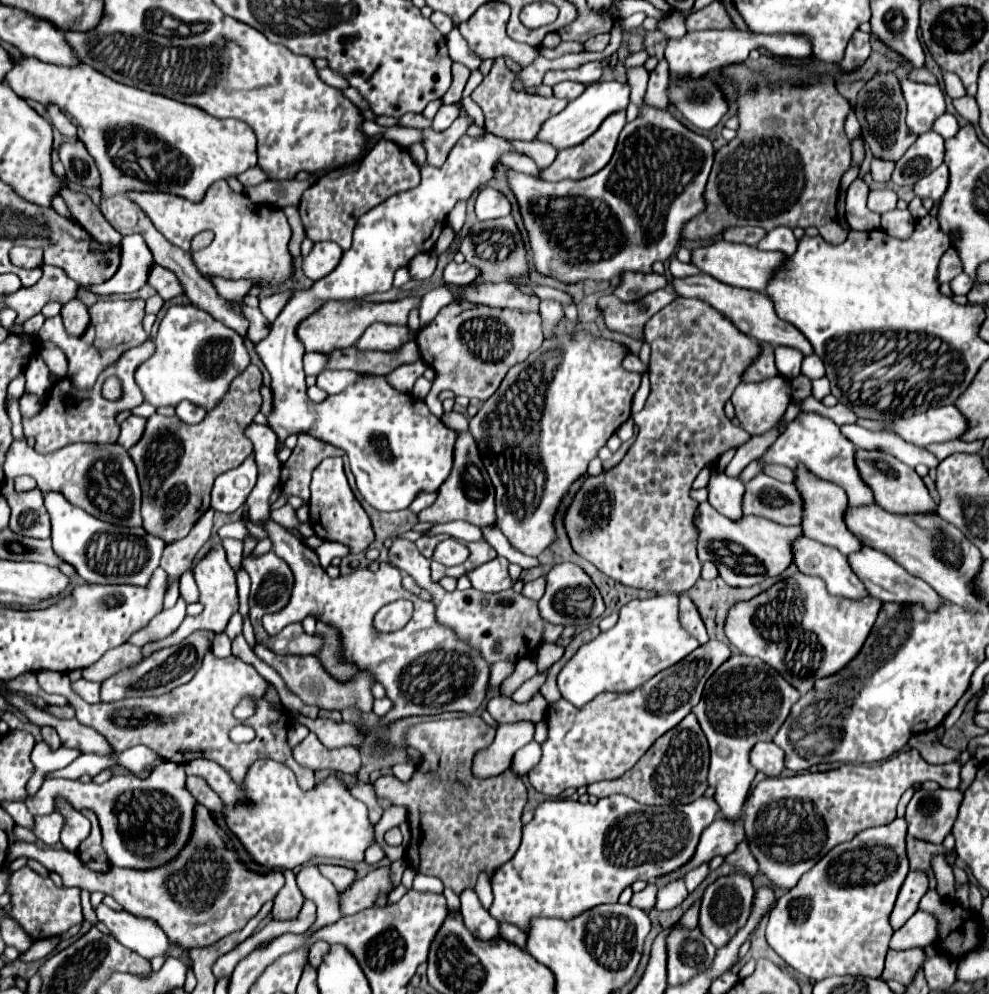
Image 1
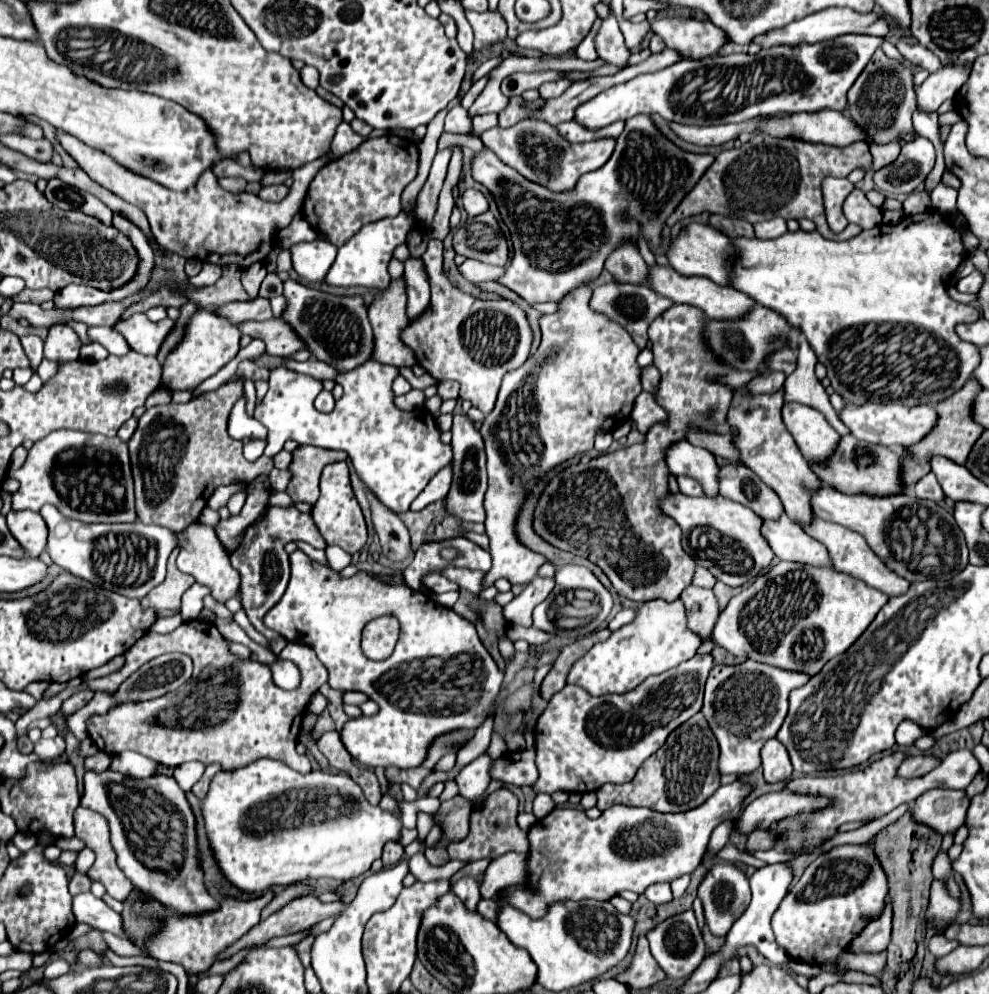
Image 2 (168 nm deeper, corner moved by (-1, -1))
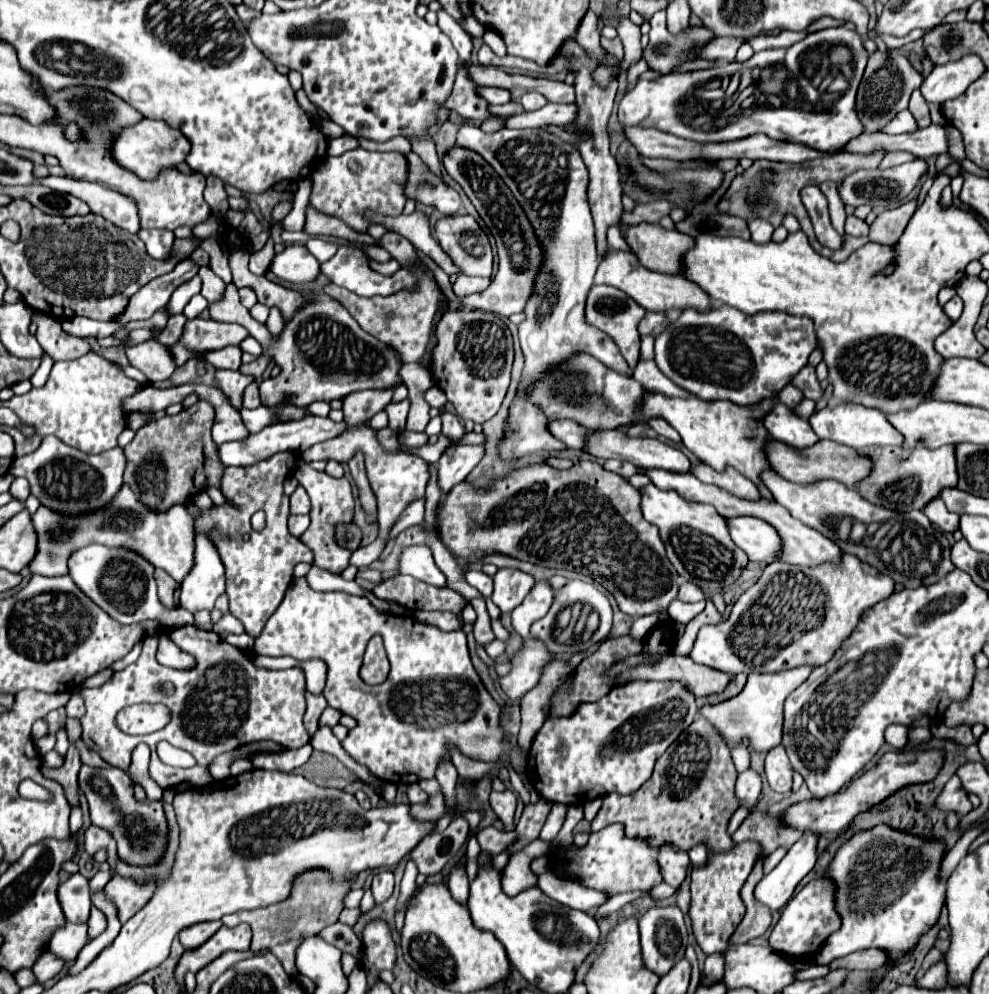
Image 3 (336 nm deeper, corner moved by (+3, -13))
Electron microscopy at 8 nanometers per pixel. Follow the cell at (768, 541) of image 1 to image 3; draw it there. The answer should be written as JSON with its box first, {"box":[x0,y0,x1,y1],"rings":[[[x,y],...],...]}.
{"box":[639,484,749,588],"rings":[[[653,484],[639,488],[643,518],[659,528],[659,536],[667,548],[667,558],[675,566],[677,574],[701,588],[727,588],[731,586],[747,566],[749,558],[733,546],[729,530],[725,530],[725,518],[709,504],[689,502],[673,490],[659,490]]]}

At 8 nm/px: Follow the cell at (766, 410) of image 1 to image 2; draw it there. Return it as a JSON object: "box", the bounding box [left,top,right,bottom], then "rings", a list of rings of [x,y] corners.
{"box":[745,372,785,396],"rings":[[[769,372],[769,374],[763,374],[763,376],[757,376],[753,378],[745,390],[749,396],[757,396],[757,394],[775,394],[783,388],[785,384],[785,374],[783,372]]]}

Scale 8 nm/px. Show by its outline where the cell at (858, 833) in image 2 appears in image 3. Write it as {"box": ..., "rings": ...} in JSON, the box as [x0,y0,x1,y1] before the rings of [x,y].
{"box":[591,716,741,852],"rings":[[[697,716],[695,722],[681,732],[677,742],[673,742],[669,750],[665,750],[665,754],[657,760],[653,776],[639,790],[627,796],[607,794],[603,798],[603,806],[595,816],[595,820],[591,822],[591,830],[597,832],[609,824],[619,822],[625,826],[625,834],[629,838],[641,838],[647,842],[647,846],[661,846],[665,842],[671,842],[689,850],[691,846],[705,842],[707,848],[717,852],[729,850],[733,848],[733,840],[727,832],[727,822],[731,814],[741,806],[741,800],[735,796],[735,780],[737,780],[737,770],[733,766],[727,740],[715,730],[715,726],[709,720]]]}

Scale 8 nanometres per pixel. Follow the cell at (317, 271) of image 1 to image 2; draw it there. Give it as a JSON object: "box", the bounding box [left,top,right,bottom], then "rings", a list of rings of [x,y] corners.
{"box":[289,238,337,282],"rings":[[[319,238],[313,242],[295,244],[289,250],[291,250],[295,272],[311,282],[321,282],[337,256],[337,248],[331,242]]]}

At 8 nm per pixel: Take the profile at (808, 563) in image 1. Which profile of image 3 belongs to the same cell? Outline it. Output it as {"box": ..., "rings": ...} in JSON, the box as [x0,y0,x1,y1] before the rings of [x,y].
{"box":[725,516,779,564],"rings":[[[755,516],[725,518],[725,522],[729,536],[749,556],[749,560],[759,564],[773,562],[773,554],[779,550],[779,538],[773,526]]]}

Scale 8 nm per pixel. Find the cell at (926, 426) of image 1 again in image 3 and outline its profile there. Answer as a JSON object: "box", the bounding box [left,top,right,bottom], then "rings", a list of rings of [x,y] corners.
{"box":[807,402,901,450],"rings":[[[843,402],[843,404],[827,406],[823,410],[815,410],[807,420],[819,438],[829,438],[855,450],[865,446],[889,446],[889,444],[899,446],[901,444],[901,434],[893,426],[889,426],[889,422],[885,422],[885,414],[877,408],[867,408],[863,404]]]}

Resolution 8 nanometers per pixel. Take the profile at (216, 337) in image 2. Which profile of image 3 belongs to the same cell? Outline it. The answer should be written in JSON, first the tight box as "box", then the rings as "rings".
{"box":[205,346,241,370],"rings":[[[225,346],[221,350],[213,350],[205,354],[205,360],[215,368],[229,368],[237,370],[241,366],[241,348],[239,346]]]}

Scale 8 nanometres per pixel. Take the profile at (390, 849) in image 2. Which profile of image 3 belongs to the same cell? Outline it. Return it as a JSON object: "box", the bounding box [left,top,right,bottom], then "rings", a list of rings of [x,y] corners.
{"box":[371,872,393,904],"rings":[[[377,872],[373,876],[373,884],[371,884],[371,892],[377,904],[383,904],[391,892],[393,892],[393,874],[391,872]]]}

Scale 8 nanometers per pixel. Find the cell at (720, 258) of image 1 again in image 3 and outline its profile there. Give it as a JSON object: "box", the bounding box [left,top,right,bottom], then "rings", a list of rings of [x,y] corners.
{"box":[623,222,693,274],"rings":[[[647,222],[629,226],[623,232],[623,238],[641,266],[665,274],[679,274],[681,270],[677,270],[677,258],[681,258],[679,254],[685,254],[685,250],[693,246],[691,236]]]}

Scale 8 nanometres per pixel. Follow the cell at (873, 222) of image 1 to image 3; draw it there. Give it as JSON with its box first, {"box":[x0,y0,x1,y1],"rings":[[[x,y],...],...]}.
{"box":[845,216,869,236],"rings":[[[849,216],[845,222],[845,232],[849,236],[867,236],[869,234],[869,226],[865,224],[865,220],[859,220],[855,216]]]}

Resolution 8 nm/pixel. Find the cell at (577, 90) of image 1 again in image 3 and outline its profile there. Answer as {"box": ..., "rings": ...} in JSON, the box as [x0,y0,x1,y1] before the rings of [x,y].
{"box":[521,94,547,112],"rings":[[[525,94],[523,98],[521,98],[521,106],[523,106],[523,110],[527,110],[527,112],[531,112],[531,110],[537,110],[537,108],[541,108],[541,106],[545,106],[547,102],[545,102],[545,98],[541,98],[541,94]]]}

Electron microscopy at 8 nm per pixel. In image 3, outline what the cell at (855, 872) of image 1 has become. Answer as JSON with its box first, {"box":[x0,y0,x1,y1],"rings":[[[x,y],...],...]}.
{"box":[769,878,841,958],"rings":[[[829,878],[811,880],[783,908],[779,922],[775,924],[775,928],[771,932],[769,946],[779,954],[797,954],[803,958],[809,958],[809,954],[815,954],[823,946],[825,938],[839,928],[841,918],[837,916],[835,906],[833,906],[833,898],[835,898],[833,890],[835,890],[835,886]]]}

